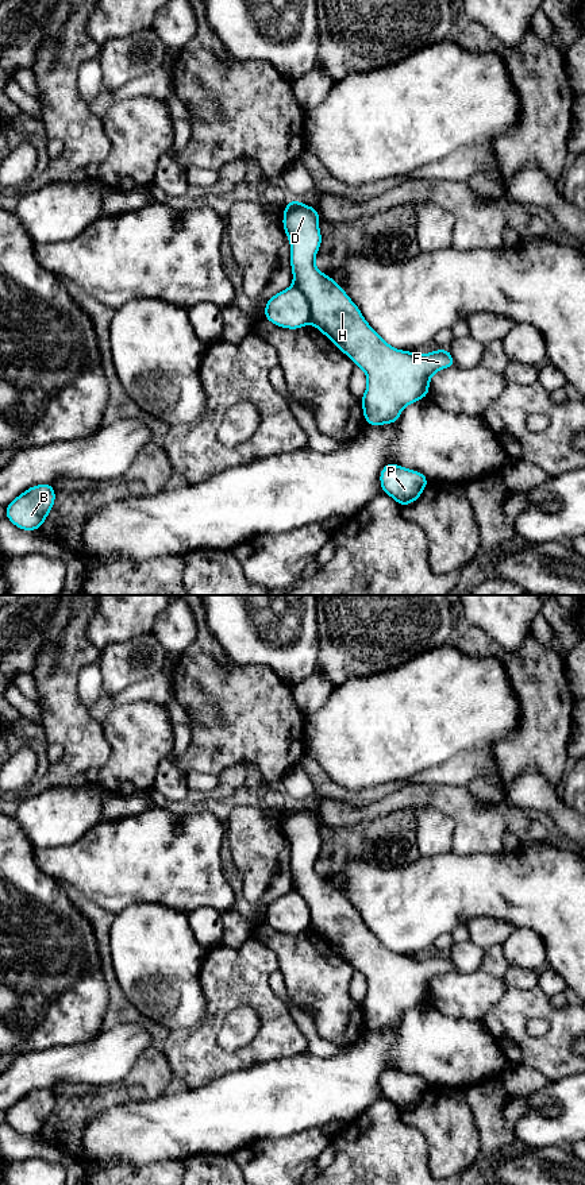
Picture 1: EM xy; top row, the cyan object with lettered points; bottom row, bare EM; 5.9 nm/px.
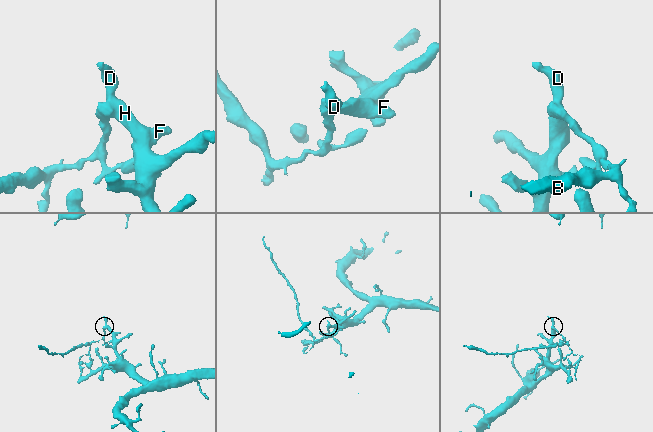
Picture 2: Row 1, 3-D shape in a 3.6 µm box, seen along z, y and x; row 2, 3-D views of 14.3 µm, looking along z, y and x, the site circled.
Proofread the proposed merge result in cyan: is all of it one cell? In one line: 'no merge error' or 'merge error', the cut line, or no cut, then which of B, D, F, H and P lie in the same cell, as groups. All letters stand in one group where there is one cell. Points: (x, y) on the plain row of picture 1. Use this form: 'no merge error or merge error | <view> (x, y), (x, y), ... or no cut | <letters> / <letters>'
merge error | xy (293, 888), (308, 907), (311, 927) | B / D F H P

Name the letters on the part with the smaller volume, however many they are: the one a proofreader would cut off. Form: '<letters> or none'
B

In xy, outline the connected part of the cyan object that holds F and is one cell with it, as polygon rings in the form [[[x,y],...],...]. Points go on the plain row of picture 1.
[[[299,803],[289,804],[284,812],[282,833],[290,846],[293,889],[309,907],[311,929],[365,976],[367,989],[361,1003],[365,1027],[373,1031],[393,1028],[399,1026],[400,1018],[407,1010],[428,1001],[431,981],[439,974],[454,972],[455,966],[449,953],[423,960],[396,954],[367,929],[359,912],[342,891],[315,871],[315,861],[323,844],[319,823],[320,818],[311,810],[303,810]]]

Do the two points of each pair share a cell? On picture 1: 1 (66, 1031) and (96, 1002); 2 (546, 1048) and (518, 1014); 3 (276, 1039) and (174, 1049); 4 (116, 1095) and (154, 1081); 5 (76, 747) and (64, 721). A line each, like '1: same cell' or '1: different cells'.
1: same cell
2: same cell
3: same cell
4: same cell
5: same cell

